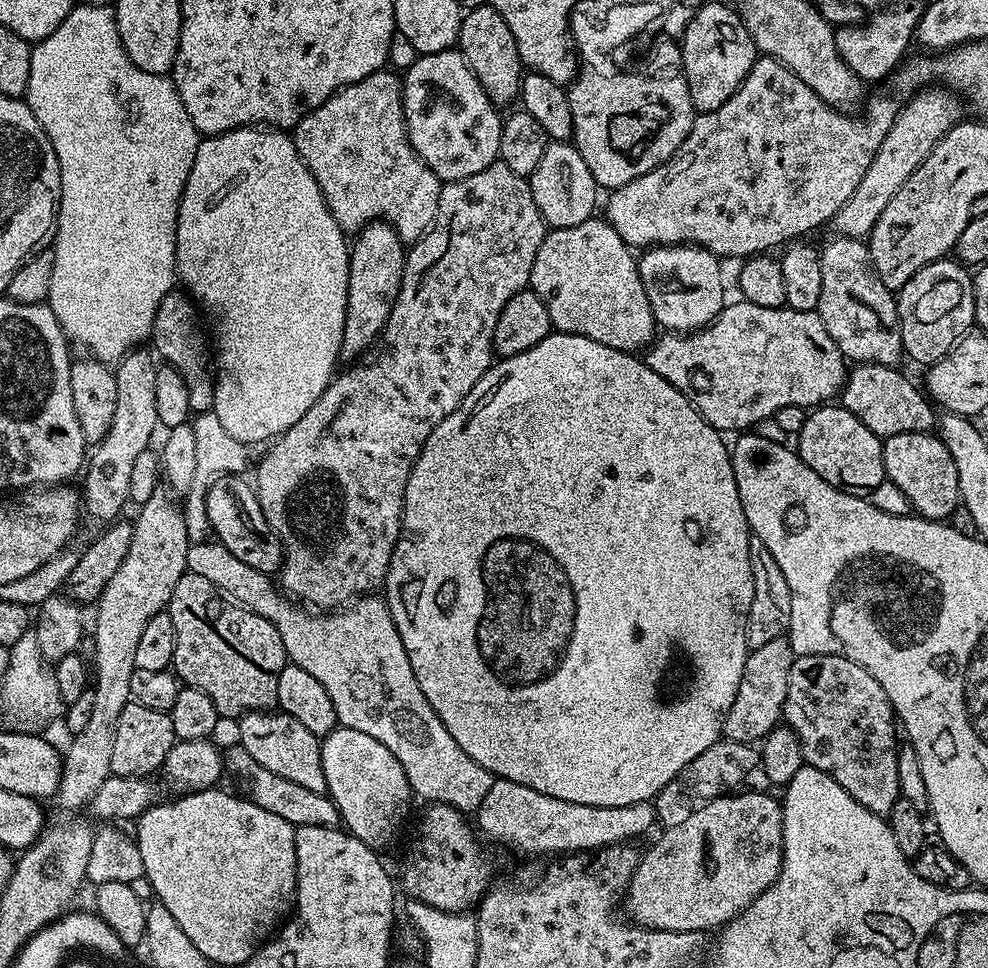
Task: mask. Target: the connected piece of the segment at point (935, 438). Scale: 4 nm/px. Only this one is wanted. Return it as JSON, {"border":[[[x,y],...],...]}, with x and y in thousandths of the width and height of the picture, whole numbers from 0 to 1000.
{"border":[[[922,446],[921,448],[905,448],[894,456],[895,491],[900,498],[909,502],[922,521],[922,528],[936,537],[959,538],[965,527],[974,520],[970,502],[970,481],[966,481],[966,473],[962,473],[962,465],[951,455],[950,449],[943,446]]]}

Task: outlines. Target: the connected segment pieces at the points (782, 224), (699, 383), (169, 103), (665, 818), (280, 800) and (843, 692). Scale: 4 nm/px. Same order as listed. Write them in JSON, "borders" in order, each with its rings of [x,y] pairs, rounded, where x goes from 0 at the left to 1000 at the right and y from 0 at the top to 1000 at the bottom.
{"borders":[[[[770,57],[763,64],[759,76],[755,76],[745,96],[734,107],[727,110],[727,114],[707,117],[701,123],[698,138],[694,138],[690,151],[686,151],[686,155],[678,164],[667,169],[662,176],[642,184],[642,188],[634,188],[634,192],[618,195],[616,202],[619,204],[615,207],[613,226],[641,258],[655,258],[670,252],[703,252],[706,256],[714,256],[715,259],[723,261],[727,267],[756,267],[780,261],[785,258],[781,256],[788,257],[807,246],[817,245],[814,244],[817,240],[822,240],[833,231],[837,232],[842,223],[848,221],[848,217],[852,217],[860,200],[864,200],[868,188],[872,188],[889,151],[893,151],[893,143],[897,143],[901,130],[905,130],[908,115],[909,106],[907,107],[905,100],[880,98],[872,112],[874,121],[871,124],[862,124],[866,122],[857,116],[847,116],[839,107],[832,105],[832,101],[828,101],[828,97],[824,97],[824,93],[820,93],[820,89],[816,89],[816,85],[812,85],[812,81],[804,77],[791,64],[787,64],[782,58]]],[[[752,308],[746,309],[746,311],[746,314],[738,313],[733,317],[725,325],[724,331],[713,339],[710,339],[707,343],[672,345],[672,348],[669,346],[654,364],[654,374],[658,378],[658,382],[662,382],[662,386],[674,390],[674,395],[678,395],[678,399],[685,401],[710,426],[716,438],[720,438],[722,442],[728,444],[730,447],[738,448],[737,446],[741,446],[740,448],[745,448],[750,444],[757,444],[762,440],[766,440],[773,433],[784,431],[786,424],[791,419],[812,419],[816,424],[821,424],[833,418],[835,415],[845,414],[853,406],[854,394],[858,392],[860,380],[854,371],[852,362],[848,362],[844,349],[840,349],[840,345],[834,340],[834,334],[832,333],[829,321],[813,322],[812,320],[804,320],[797,316],[791,318],[763,316],[758,310]]],[[[88,2],[78,3],[77,7],[71,10],[71,14],[67,14],[63,27],[55,31],[55,35],[32,45],[26,106],[34,118],[34,122],[38,122],[47,143],[51,143],[61,173],[61,217],[57,221],[55,237],[57,253],[52,253],[51,256],[55,262],[55,287],[51,287],[51,304],[47,313],[52,318],[55,329],[59,329],[66,348],[74,356],[82,355],[88,367],[113,378],[120,374],[129,364],[145,356],[142,355],[145,351],[149,352],[153,348],[154,334],[160,316],[163,315],[164,308],[168,307],[170,302],[175,301],[179,292],[178,230],[180,229],[180,217],[188,192],[188,184],[192,184],[192,171],[196,171],[196,159],[200,159],[200,151],[204,142],[196,130],[196,126],[192,126],[192,118],[188,118],[188,110],[184,110],[184,101],[176,89],[173,77],[152,76],[136,68],[136,64],[123,48],[123,39],[119,35],[117,26],[117,13],[110,6],[91,6]]],[[[732,762],[726,764],[722,771],[706,779],[701,787],[696,787],[662,823],[665,848],[672,855],[681,855],[694,849],[695,845],[706,840],[719,827],[744,817],[744,813],[749,811],[762,794],[765,795],[768,788],[769,778],[764,770]]],[[[236,771],[227,777],[227,792],[232,799],[236,798],[243,806],[251,809],[253,824],[261,833],[273,837],[273,841],[281,841],[281,845],[289,845],[299,856],[306,853],[326,853],[327,855],[339,855],[345,850],[344,839],[335,822],[310,816],[310,812],[302,812],[302,808],[294,808],[294,804],[285,804],[285,800],[277,800],[277,795],[269,795],[249,775],[242,771]]],[[[854,678],[805,679],[800,688],[800,706],[796,708],[793,743],[797,751],[803,752],[808,758],[815,790],[840,800],[840,804],[844,804],[844,808],[848,808],[848,812],[852,812],[860,824],[872,829],[877,837],[898,844],[905,829],[912,826],[907,737],[897,721],[897,713],[893,713],[893,709],[889,709],[889,705],[885,705],[885,700],[881,700],[872,688]]]]}

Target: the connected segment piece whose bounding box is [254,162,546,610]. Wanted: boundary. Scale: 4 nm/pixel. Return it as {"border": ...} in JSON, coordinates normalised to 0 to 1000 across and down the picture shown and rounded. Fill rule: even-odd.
{"border":[[[503,167],[492,171],[492,176],[484,176],[484,180],[476,180],[476,184],[454,186],[446,193],[443,221],[439,229],[434,233],[431,243],[412,257],[409,265],[407,295],[403,300],[399,320],[395,320],[395,329],[389,338],[387,350],[359,374],[353,375],[356,377],[337,392],[332,402],[322,411],[322,415],[318,415],[318,419],[314,419],[314,424],[310,424],[310,428],[306,428],[306,432],[302,432],[302,436],[294,440],[294,444],[289,444],[270,460],[271,468],[264,473],[263,480],[259,483],[257,503],[261,519],[265,523],[265,531],[287,564],[287,581],[283,584],[281,603],[293,617],[320,630],[343,630],[357,623],[361,618],[367,618],[388,608],[389,598],[395,589],[399,564],[403,560],[409,539],[409,515],[415,486],[424,473],[431,452],[435,452],[439,440],[443,440],[447,432],[454,430],[470,414],[472,407],[480,403],[482,396],[498,379],[500,337],[504,337],[504,329],[512,312],[516,312],[520,304],[531,301],[535,296],[534,288],[540,279],[540,267],[545,267],[545,254],[549,254],[552,243],[553,232],[545,213],[540,213],[540,200],[536,196],[533,185],[520,180],[516,171]]]}

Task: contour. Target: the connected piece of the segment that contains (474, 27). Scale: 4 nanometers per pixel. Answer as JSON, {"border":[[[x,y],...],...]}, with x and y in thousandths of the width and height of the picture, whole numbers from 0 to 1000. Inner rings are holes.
{"border":[[[497,3],[475,8],[469,13],[464,52],[472,60],[476,72],[484,81],[488,93],[492,93],[499,107],[509,110],[526,99],[528,67],[524,48],[520,43],[520,35],[516,35],[516,27],[512,27],[508,14],[504,14],[504,10],[500,10]]]}

